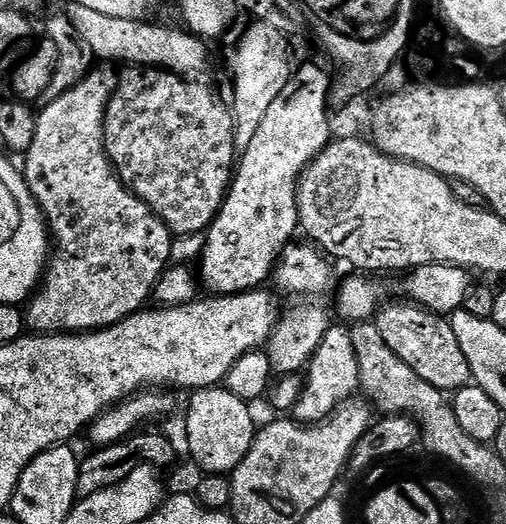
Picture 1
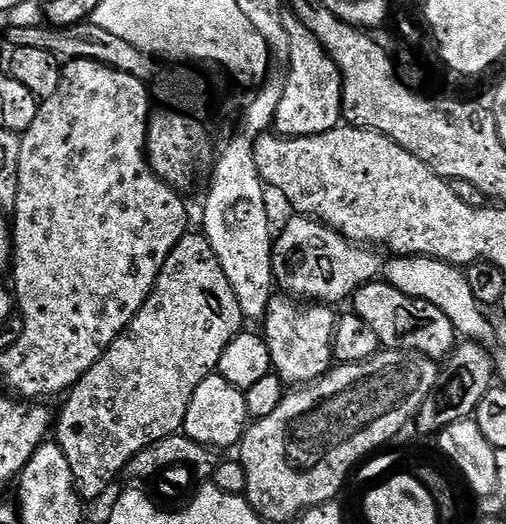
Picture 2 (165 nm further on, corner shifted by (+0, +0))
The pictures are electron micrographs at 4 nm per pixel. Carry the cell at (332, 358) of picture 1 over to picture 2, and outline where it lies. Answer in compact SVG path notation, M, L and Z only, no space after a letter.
M273 295L262 321L262 335L270 350L275 375L279 376L285 386L312 384L333 367L337 319L335 307L315 302L301 306L287 295Z

